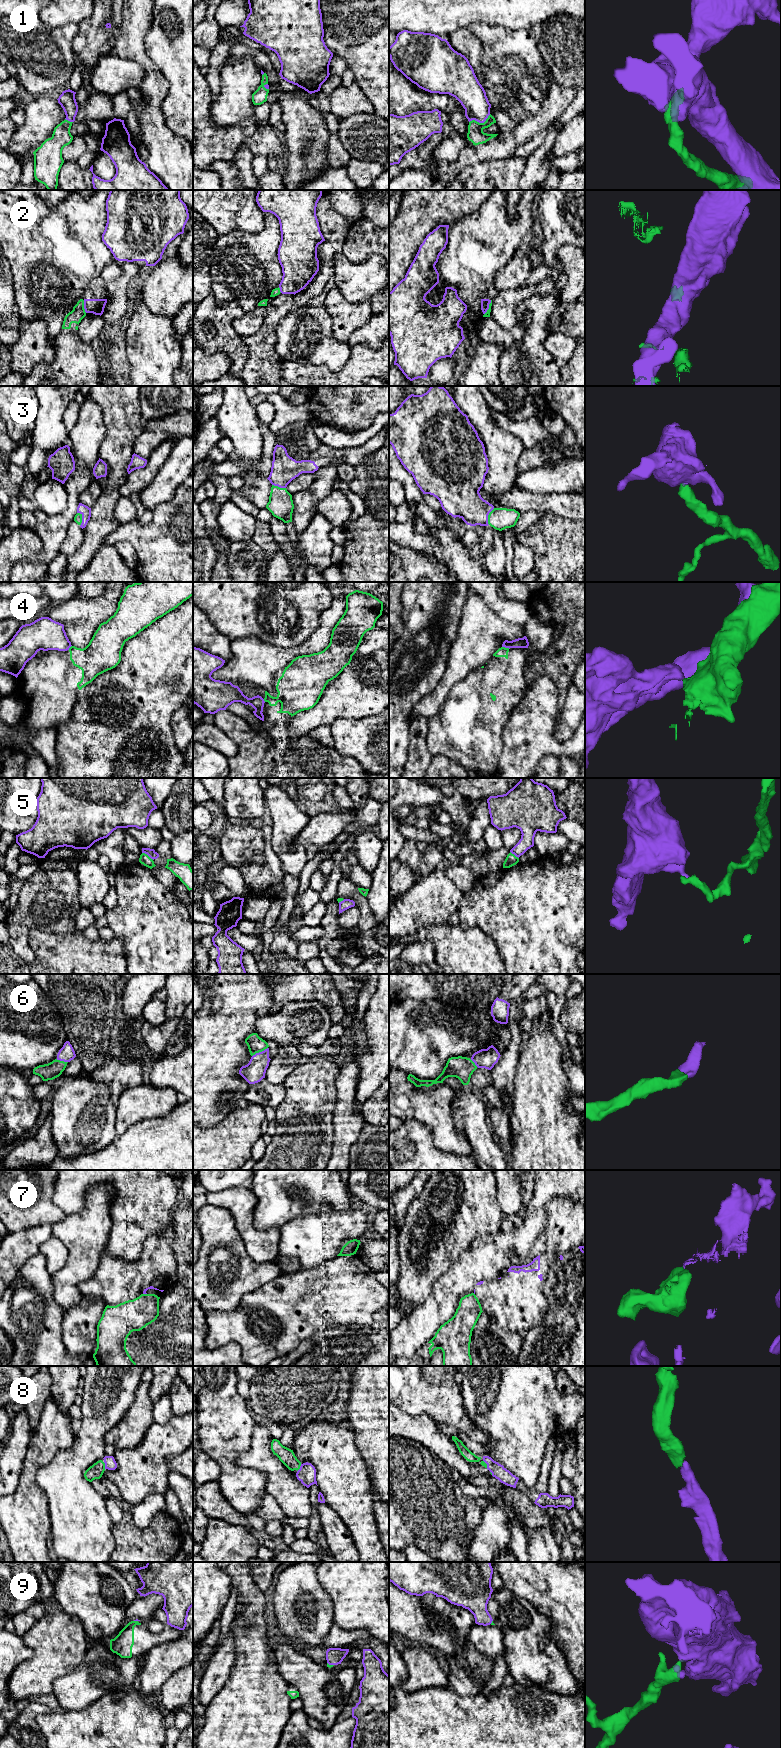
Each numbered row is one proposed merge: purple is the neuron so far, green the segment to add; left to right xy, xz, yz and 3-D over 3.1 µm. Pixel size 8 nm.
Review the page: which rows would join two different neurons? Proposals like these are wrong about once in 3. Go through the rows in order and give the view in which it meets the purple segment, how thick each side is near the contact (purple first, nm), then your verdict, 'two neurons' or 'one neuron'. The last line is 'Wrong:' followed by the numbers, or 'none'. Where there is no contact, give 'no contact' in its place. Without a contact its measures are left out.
1: meets purple in yz; 220 nm thick on the purple side, 130 nm on the other; one neuron
2: meets purple in xy; 130 nm thick on the purple side, 110 nm on the other; two neurons
3: meets purple in yz; 300 nm thick on the purple side, 180 nm on the other; one neuron
4: meets purple in yz; 80 nm thick on the purple side, 80 nm on the other; two neurons
5: meets purple in xy; 70 nm thick on the purple side, 90 nm on the other; two neurons
6: meets purple in xz; 170 nm thick on the purple side, 130 nm on the other; one neuron
7: meets purple in xy; 30 nm thick on the purple side, 260 nm on the other; two neurons
8: meets purple in xz; 150 nm thick on the purple side, 120 nm on the other; one neuron
9: meets purple in xz; 140 nm thick on the purple side, 20 nm on the other; two neurons
Wrong: 2, 4, 5, 7, 9

